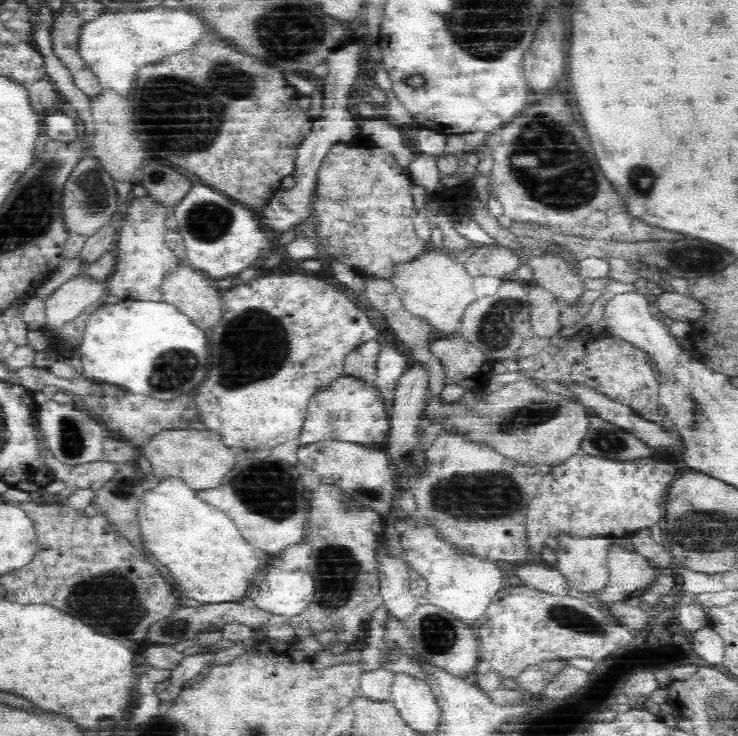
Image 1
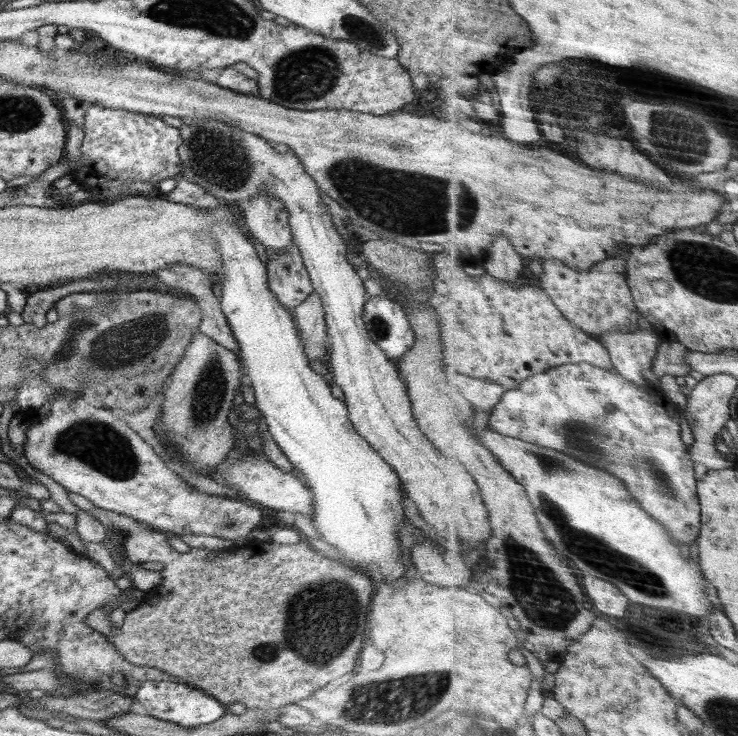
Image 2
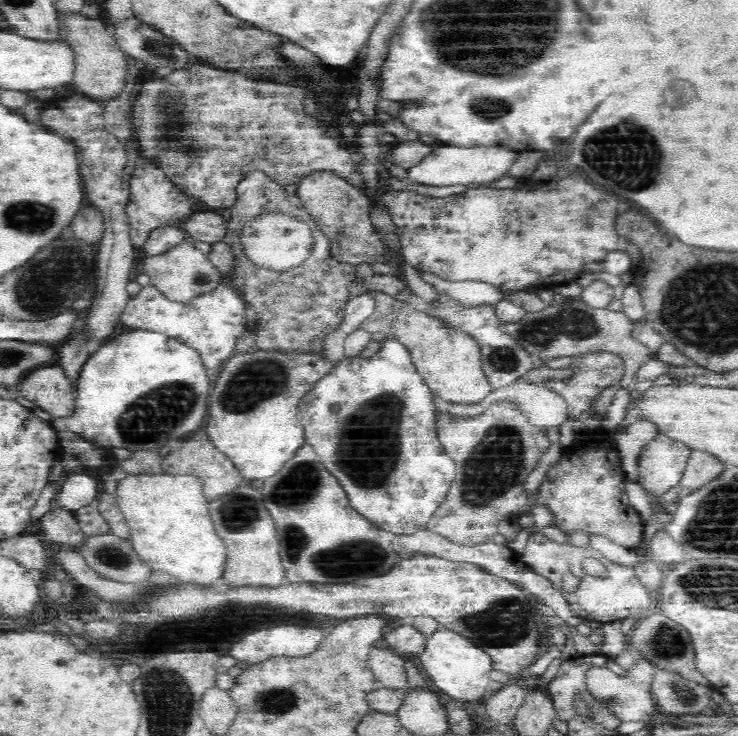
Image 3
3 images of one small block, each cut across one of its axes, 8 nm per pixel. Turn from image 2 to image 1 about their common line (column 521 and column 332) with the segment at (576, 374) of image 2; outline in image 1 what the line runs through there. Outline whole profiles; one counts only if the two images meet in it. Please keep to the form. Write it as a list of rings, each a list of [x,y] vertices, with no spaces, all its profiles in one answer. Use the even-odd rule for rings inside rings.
[[[344,376],[336,380],[336,383],[332,384],[328,390],[312,396],[298,440],[302,445],[326,439],[364,441],[364,443],[385,445],[384,436],[389,430],[389,414],[385,408],[382,408],[373,385],[360,384]]]

